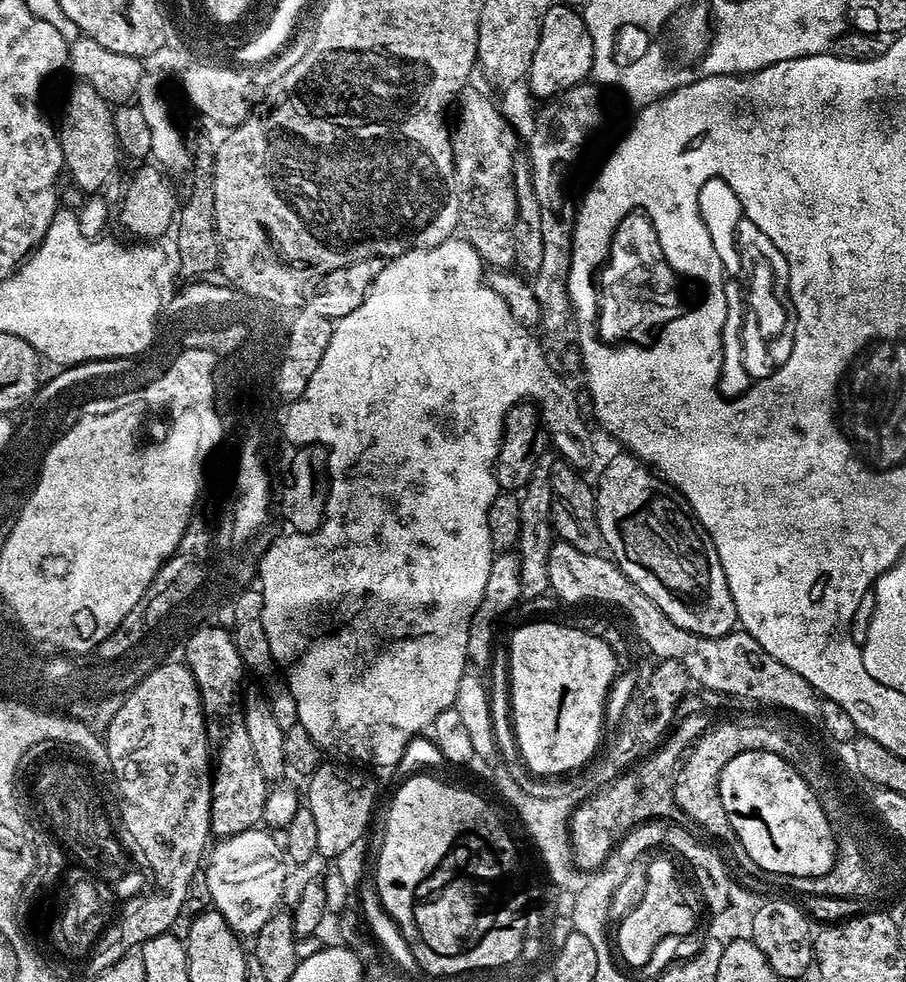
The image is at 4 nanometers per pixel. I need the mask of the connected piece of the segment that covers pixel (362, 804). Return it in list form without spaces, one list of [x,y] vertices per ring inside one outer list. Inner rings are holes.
[[[324,762],[307,777],[306,806],[310,814],[314,814],[318,829],[318,853],[321,857],[335,858],[358,839],[365,839],[364,831],[376,808],[376,784],[364,772],[367,771],[344,762]]]

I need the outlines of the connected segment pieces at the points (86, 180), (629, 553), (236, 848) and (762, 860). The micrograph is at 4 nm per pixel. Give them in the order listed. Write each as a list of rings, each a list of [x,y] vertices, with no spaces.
[[[79,82],[73,83],[73,85],[68,92],[68,101],[64,104],[64,117],[58,120],[58,135],[64,155],[64,166],[67,175],[72,175],[73,182],[84,191],[84,194],[96,194],[101,191],[100,187],[115,174],[116,167],[120,164],[120,158],[122,159],[122,149],[116,136],[113,120],[114,108],[113,105],[104,101],[102,94],[98,94],[98,90],[94,90],[94,86]]]
[[[631,454],[624,455],[614,457],[601,470],[600,485],[597,483],[594,488],[596,494],[596,517],[598,518],[603,547],[605,549],[609,548],[607,551],[610,553],[611,559],[615,560],[618,567],[624,571],[626,578],[630,578],[630,582],[634,582],[634,586],[638,586],[638,590],[642,590],[642,594],[646,594],[646,598],[650,598],[650,602],[654,602],[658,606],[658,610],[662,610],[662,614],[666,614],[666,618],[670,618],[670,622],[674,622],[674,626],[682,626],[682,630],[690,630],[699,636],[724,636],[726,633],[733,631],[738,624],[734,598],[730,594],[730,586],[726,582],[726,574],[722,570],[722,562],[718,558],[718,550],[714,546],[710,534],[704,529],[702,522],[694,514],[691,506],[688,505],[688,499],[677,490],[676,485],[669,484],[663,476],[657,474],[636,456]]]
[[[257,826],[250,831],[221,837],[215,843],[217,845],[214,844],[211,847],[208,861],[204,866],[213,907],[226,918],[227,924],[236,931],[237,935],[246,938],[254,936],[281,907],[280,902],[286,886],[288,859],[284,855],[283,845],[277,837],[275,839],[273,836],[275,835],[271,831]]]
[[[747,752],[738,754],[738,758],[730,758],[730,762],[726,762],[726,770],[722,770],[720,775],[720,792],[722,810],[726,810],[726,818],[730,826],[734,826],[734,834],[738,834],[747,859],[753,860],[757,869],[788,876],[815,877],[826,874],[834,866],[836,835],[831,822],[814,790],[806,784],[798,770],[778,754]]]

